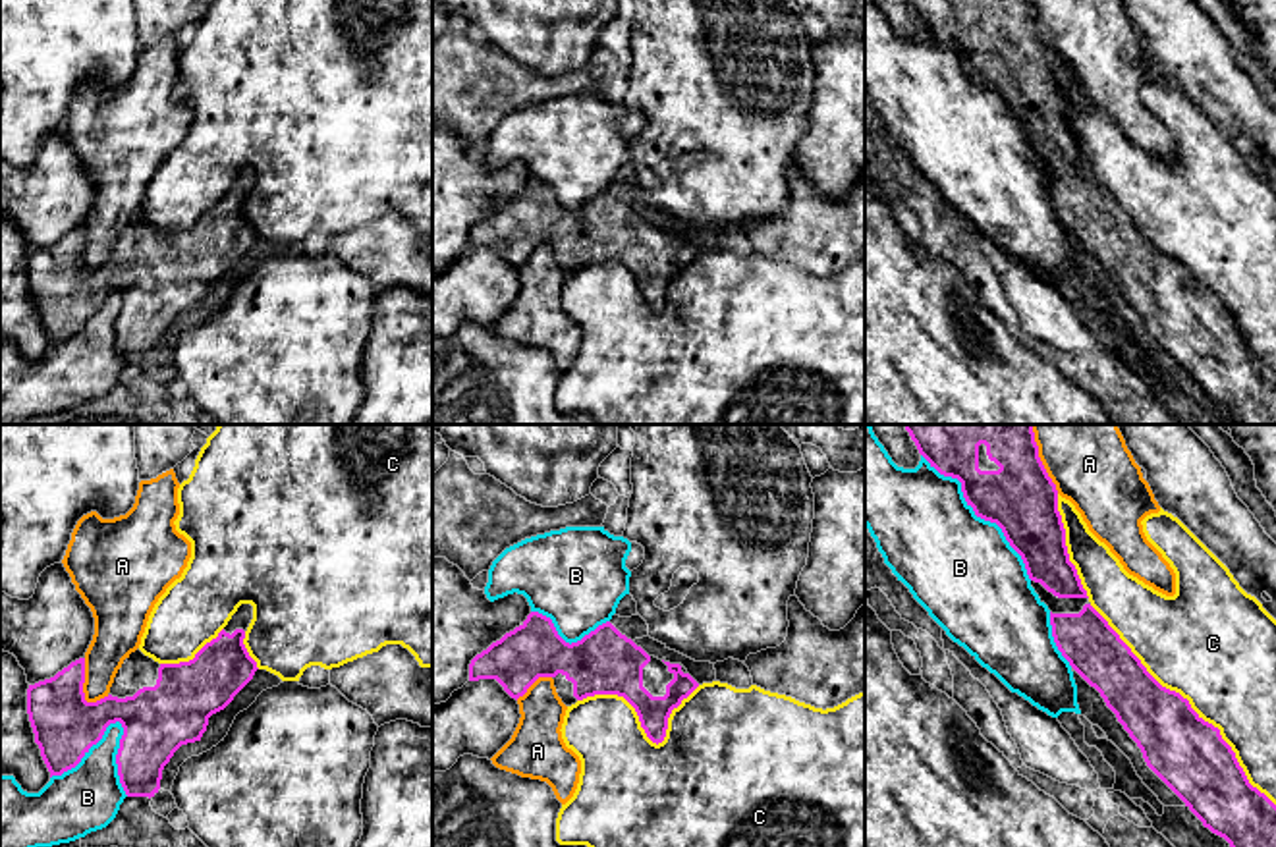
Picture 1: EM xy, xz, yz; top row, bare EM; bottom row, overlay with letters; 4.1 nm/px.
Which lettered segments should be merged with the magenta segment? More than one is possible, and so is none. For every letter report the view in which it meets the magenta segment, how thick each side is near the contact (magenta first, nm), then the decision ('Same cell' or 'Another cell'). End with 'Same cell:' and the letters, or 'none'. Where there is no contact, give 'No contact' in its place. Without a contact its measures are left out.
A: Touches magenta in yz. Thickness 300 nm (magenta) against 360 nm. Another cell
B: Touches magenta in xy. Thickness 280 nm (magenta) against 280 nm. Another cell
C: Touches magenta in yz. Thickness 300 nm (magenta) against 480 nm. Another cell
Same cell: none

